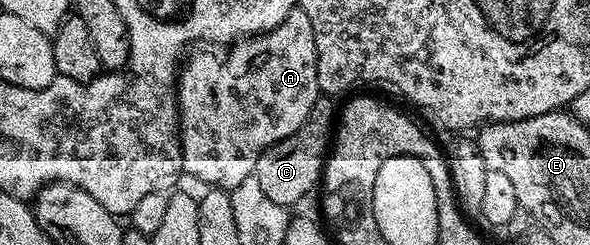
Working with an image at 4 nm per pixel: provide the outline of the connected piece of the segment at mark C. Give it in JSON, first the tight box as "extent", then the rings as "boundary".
{"extent":[254,95,336,206],"boundary":[[[319,95],[318,101],[308,110],[308,118],[288,138],[276,142],[260,158],[254,167],[254,177],[256,182],[260,182],[260,190],[264,190],[267,198],[272,198],[272,202],[295,206],[314,187],[319,187],[323,179],[328,153],[332,147],[332,137],[336,132],[336,108],[335,101],[329,96]]]}

